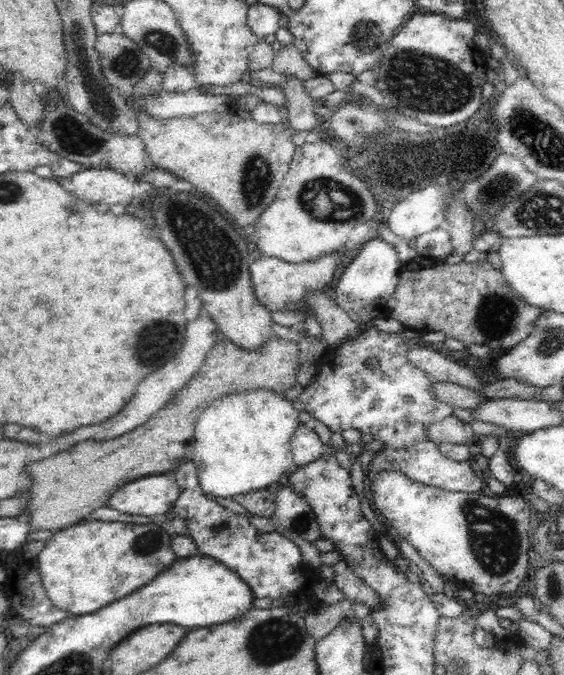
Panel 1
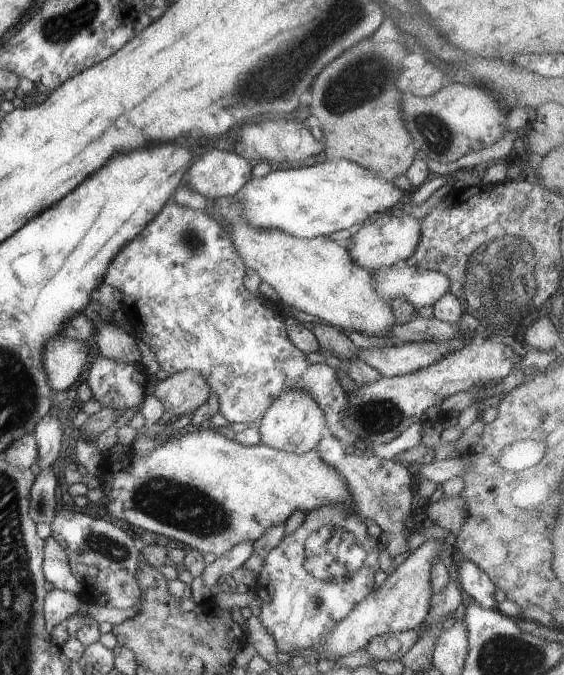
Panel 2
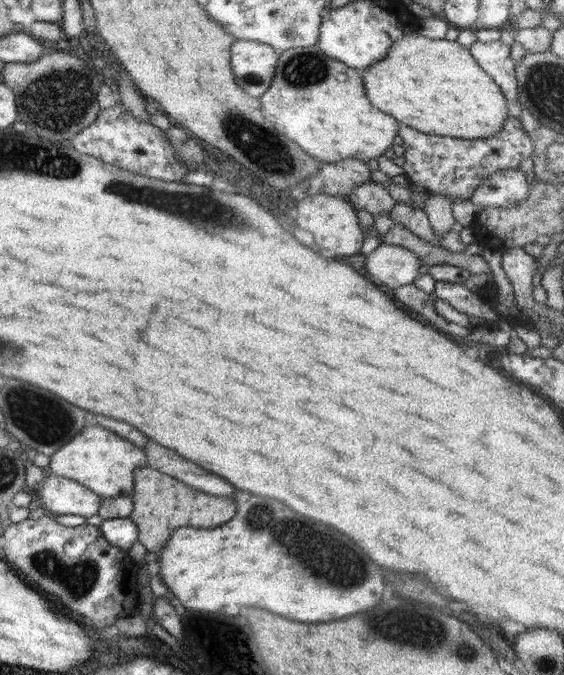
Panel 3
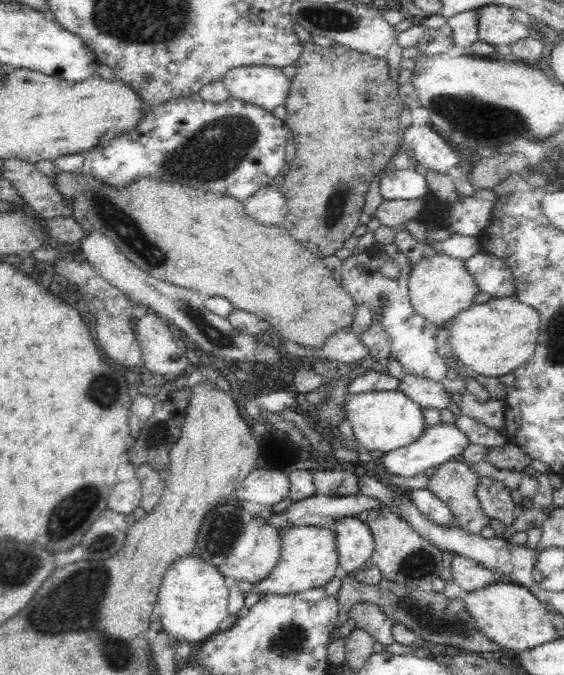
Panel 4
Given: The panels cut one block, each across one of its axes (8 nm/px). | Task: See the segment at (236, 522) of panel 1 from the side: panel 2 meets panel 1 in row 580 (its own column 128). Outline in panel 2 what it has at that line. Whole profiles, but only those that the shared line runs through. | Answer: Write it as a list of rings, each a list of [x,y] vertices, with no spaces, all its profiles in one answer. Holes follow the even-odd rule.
[[[168,202],[164,205],[164,208],[146,225],[146,228],[134,237],[128,244],[122,247],[122,250],[111,260],[110,266],[106,269],[103,276],[103,282],[107,285],[117,288],[123,296],[123,304],[128,308],[138,308],[140,310],[140,320],[134,322],[136,326],[142,326],[138,328],[134,333],[138,340],[143,340],[149,347],[156,360],[158,360],[161,368],[166,370],[168,374],[173,375],[190,369],[198,374],[201,374],[211,388],[211,394],[216,395],[219,398],[219,413],[228,420],[230,426],[233,423],[242,422],[242,424],[249,424],[250,426],[258,426],[259,422],[264,418],[266,411],[270,408],[270,405],[281,395],[283,391],[288,389],[303,390],[308,393],[323,410],[325,414],[325,423],[328,432],[334,435],[338,440],[348,446],[351,444],[360,448],[362,438],[360,434],[355,433],[352,430],[346,429],[344,426],[344,419],[349,416],[349,396],[347,392],[341,388],[338,377],[336,376],[334,369],[324,363],[318,363],[316,365],[310,364],[306,360],[307,354],[300,351],[294,343],[288,337],[286,333],[286,316],[283,312],[282,306],[278,306],[275,302],[265,300],[262,296],[256,297],[242,283],[246,272],[246,266],[241,256],[236,252],[231,236],[223,229],[223,226],[212,215],[196,209],[185,209],[178,205]]]

